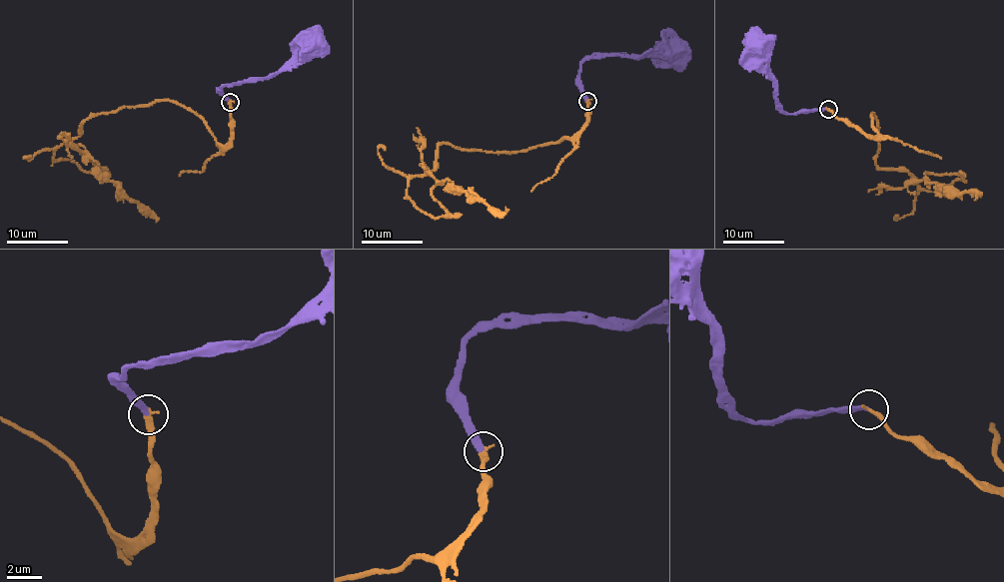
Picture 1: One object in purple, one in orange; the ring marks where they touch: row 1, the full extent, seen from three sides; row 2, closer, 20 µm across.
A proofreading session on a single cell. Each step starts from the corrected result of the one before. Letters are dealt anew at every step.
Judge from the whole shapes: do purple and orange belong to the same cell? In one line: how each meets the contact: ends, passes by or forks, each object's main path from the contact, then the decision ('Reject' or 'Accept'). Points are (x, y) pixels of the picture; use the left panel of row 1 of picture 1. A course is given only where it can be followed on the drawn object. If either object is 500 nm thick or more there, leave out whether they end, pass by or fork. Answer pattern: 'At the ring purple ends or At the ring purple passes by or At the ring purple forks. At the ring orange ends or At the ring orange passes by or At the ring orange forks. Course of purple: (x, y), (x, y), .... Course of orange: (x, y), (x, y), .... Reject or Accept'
At the ring purple ends. At the ring orange ends. Course of purple: (229, 102), (222, 88), (278, 74), (288, 63), (300, 60), (314, 38). Course of orange: (229, 102), (224, 145), (191, 111), (155, 101), (86, 118), (55, 151), (90, 172), (82, 146), (156, 222). Accept

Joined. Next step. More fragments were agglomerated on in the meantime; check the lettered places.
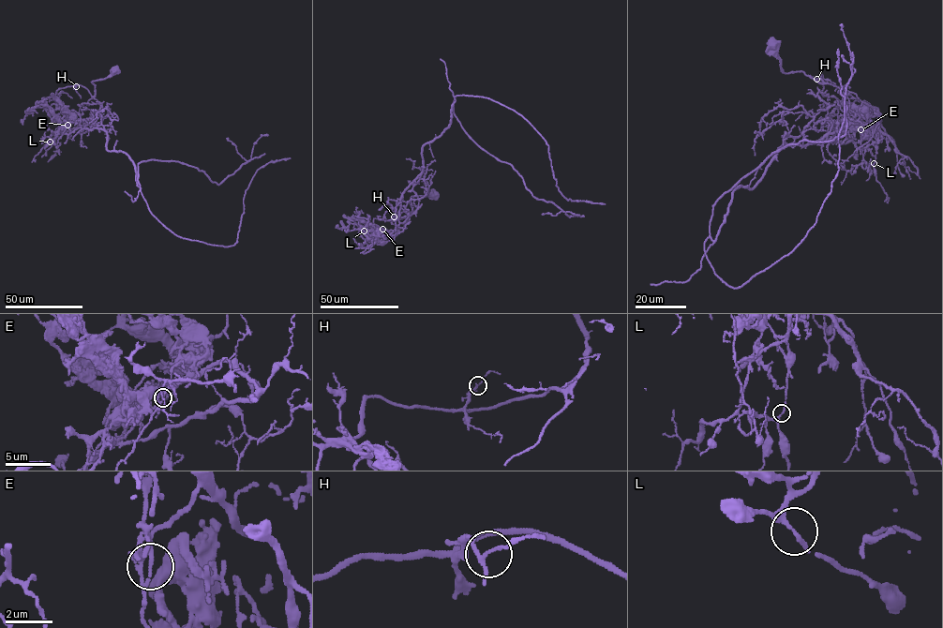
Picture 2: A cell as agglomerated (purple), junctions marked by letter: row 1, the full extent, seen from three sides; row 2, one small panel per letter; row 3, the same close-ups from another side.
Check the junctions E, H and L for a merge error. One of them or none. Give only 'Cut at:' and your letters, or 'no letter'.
Cut at: E

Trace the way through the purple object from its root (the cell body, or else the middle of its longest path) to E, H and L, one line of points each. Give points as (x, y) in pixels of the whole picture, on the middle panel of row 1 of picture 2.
E: (435, 195), (412, 196), (411, 213), (408, 217), (391, 221), (374, 218), (370, 227), (387, 233), (383, 229)
H: (435, 195), (412, 196), (411, 215), (392, 220), (394, 216)
L: (435, 195), (412, 196), (411, 213), (408, 217), (374, 218), (370, 227), (387, 234), (378, 238), (364, 231)

